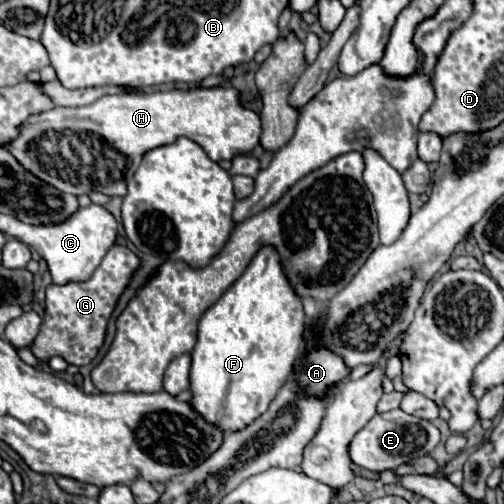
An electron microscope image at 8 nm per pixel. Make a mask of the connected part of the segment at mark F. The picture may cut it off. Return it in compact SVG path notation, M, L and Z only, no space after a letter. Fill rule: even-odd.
M262 246L244 274L200 318L198 342L192 350L190 368L190 388L194 394L192 406L204 414L208 422L216 422L216 426L224 426L224 430L242 430L248 426L248 422L264 414L272 398L288 380L292 362L296 360L302 344L304 326L306 314L302 308L302 298L292 288L278 250L274 246Z

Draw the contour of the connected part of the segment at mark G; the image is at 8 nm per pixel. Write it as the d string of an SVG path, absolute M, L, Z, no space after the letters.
M114 244L102 258L100 266L94 270L90 280L50 284L46 288L46 308L38 336L28 346L36 356L38 364L44 366L52 356L62 356L68 364L86 366L96 356L104 344L110 314L114 312L118 298L130 284L132 274L138 270L140 258L126 246Z

